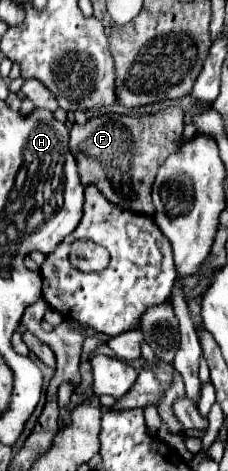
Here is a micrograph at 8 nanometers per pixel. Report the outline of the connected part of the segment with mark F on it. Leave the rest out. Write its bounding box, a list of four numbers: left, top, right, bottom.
[70,106,184,216]

